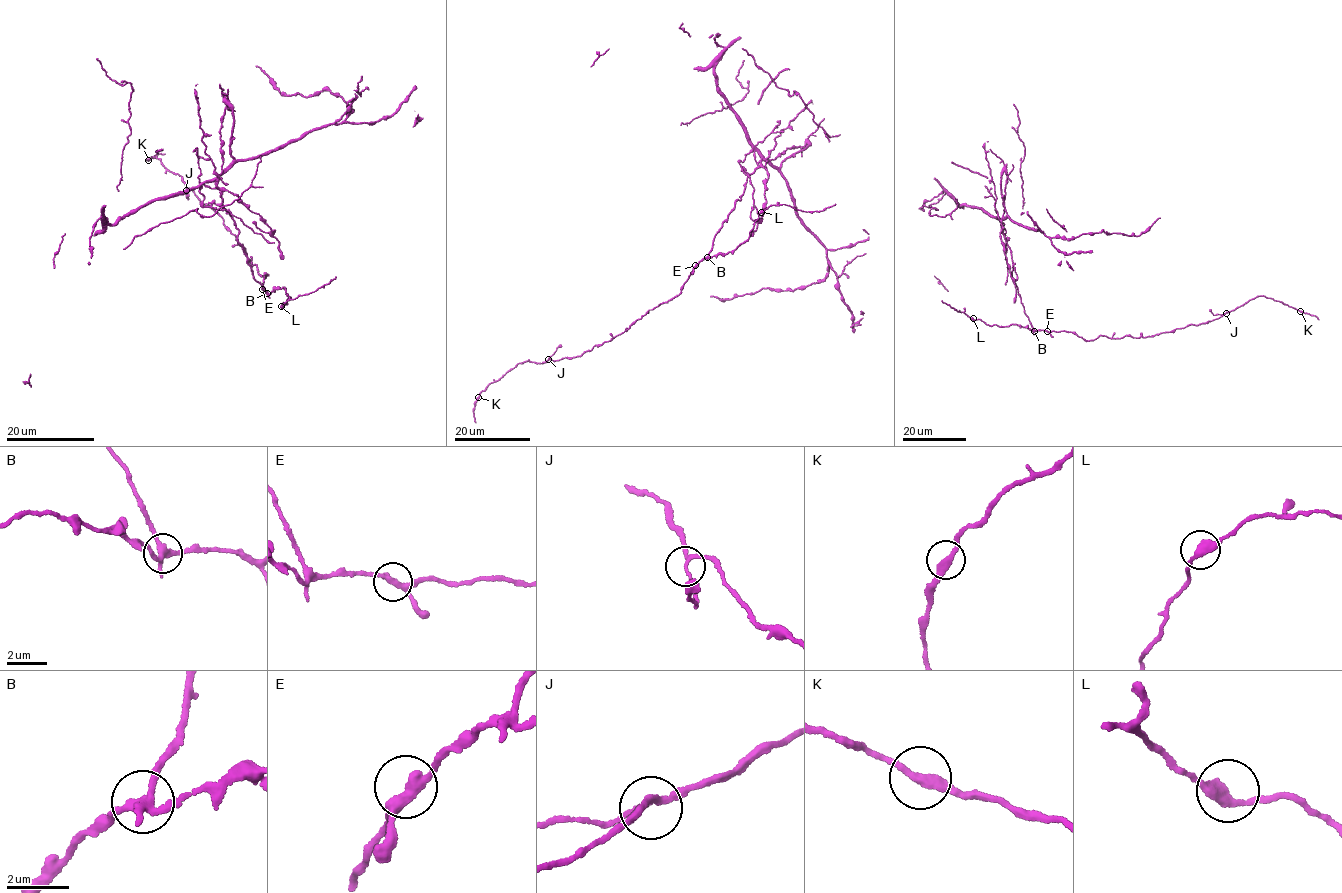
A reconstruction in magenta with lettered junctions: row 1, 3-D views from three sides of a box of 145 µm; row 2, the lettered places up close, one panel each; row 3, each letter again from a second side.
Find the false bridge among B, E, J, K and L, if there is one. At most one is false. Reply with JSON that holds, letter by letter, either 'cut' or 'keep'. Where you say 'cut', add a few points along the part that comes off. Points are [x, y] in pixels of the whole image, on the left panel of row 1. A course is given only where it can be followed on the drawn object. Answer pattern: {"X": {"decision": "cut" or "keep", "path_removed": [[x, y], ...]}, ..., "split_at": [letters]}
{"B": {"decision": "cut"}, "E": {"decision": "keep"}, "J": {"decision": "keep"}, "K": {"decision": "keep"}, "L": {"decision": "keep"}, "split_at": ["B"]}

